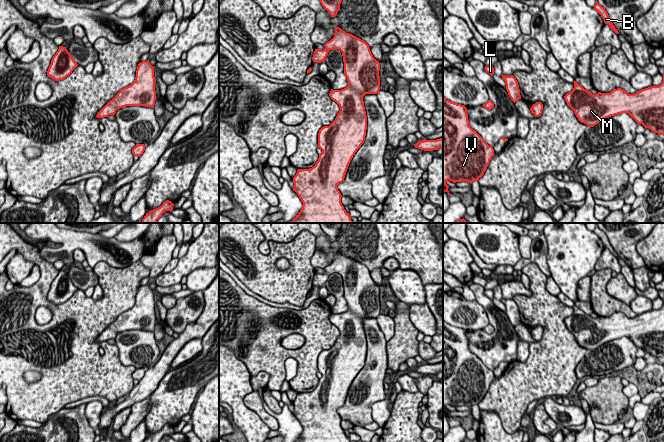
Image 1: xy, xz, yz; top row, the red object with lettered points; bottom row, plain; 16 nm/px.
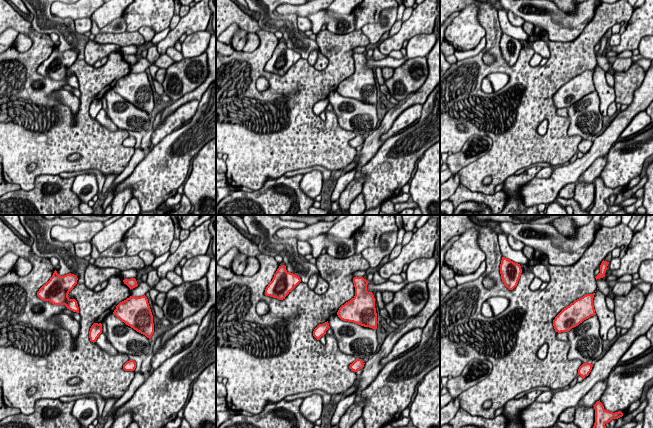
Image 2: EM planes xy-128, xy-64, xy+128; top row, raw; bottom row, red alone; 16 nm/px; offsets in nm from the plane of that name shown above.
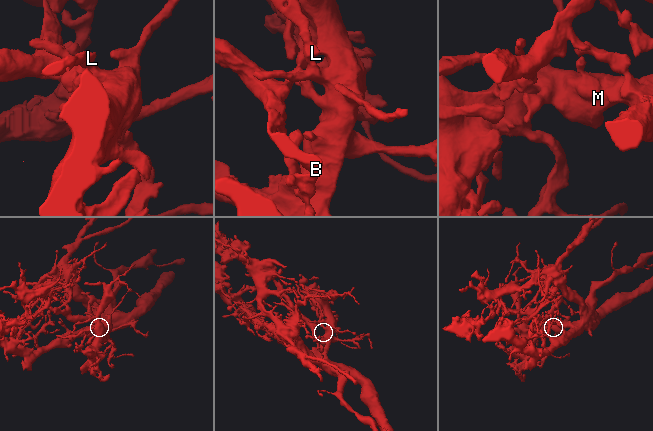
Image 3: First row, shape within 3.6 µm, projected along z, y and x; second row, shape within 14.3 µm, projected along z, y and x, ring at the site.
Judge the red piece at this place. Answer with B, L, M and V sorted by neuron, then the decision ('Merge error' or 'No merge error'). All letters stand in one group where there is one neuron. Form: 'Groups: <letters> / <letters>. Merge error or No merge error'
Groups: B / L M V. Merge error

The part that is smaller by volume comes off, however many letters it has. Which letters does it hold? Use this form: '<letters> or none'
B

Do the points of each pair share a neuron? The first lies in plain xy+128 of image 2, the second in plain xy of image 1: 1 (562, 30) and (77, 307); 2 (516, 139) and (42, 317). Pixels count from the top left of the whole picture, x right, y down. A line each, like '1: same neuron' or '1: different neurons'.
1: different neurons
2: different neurons

